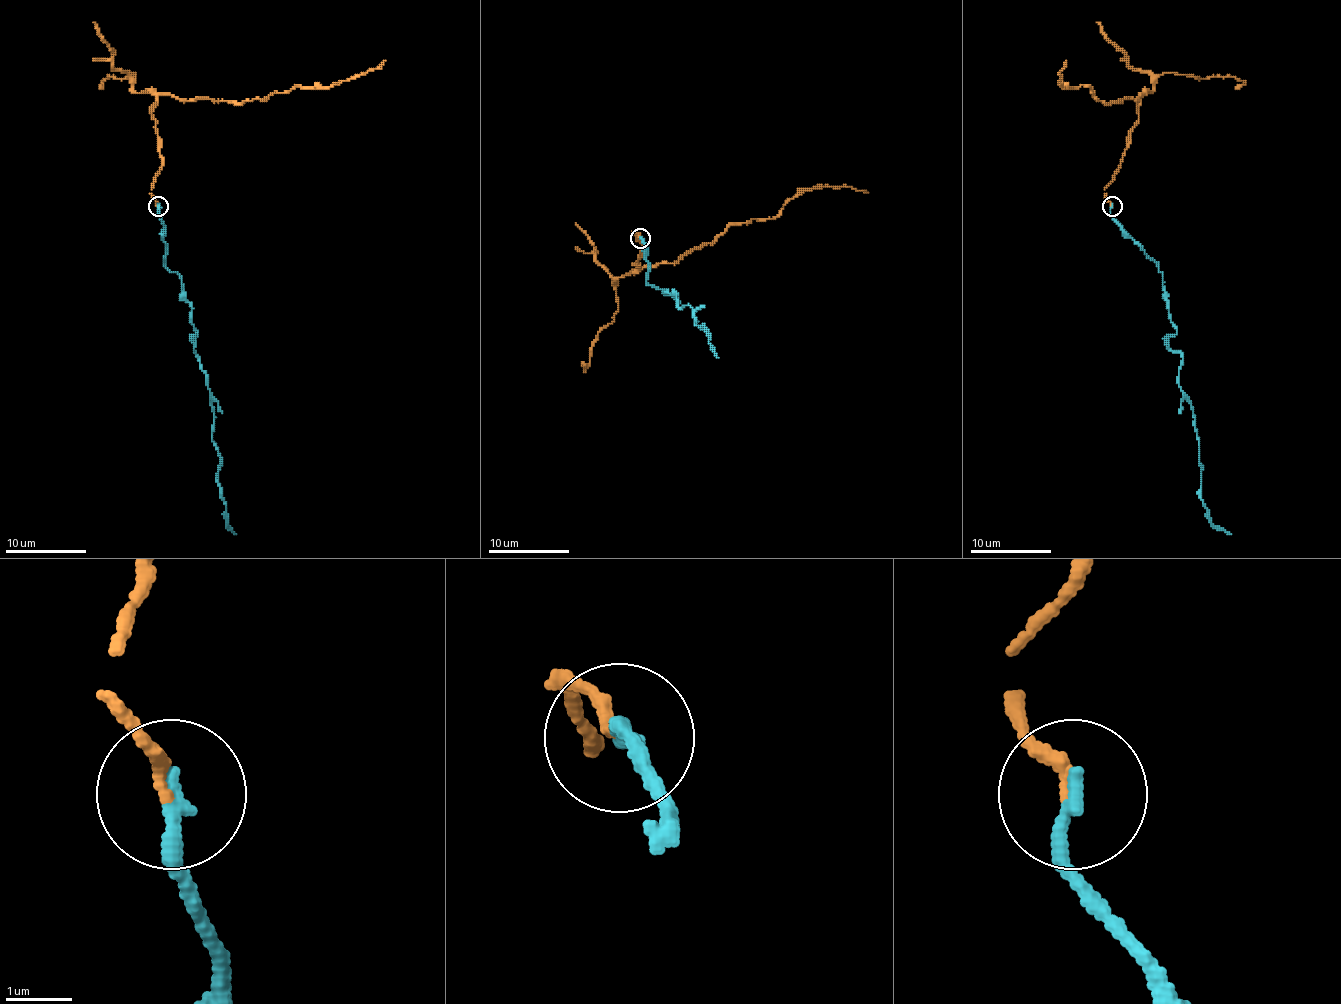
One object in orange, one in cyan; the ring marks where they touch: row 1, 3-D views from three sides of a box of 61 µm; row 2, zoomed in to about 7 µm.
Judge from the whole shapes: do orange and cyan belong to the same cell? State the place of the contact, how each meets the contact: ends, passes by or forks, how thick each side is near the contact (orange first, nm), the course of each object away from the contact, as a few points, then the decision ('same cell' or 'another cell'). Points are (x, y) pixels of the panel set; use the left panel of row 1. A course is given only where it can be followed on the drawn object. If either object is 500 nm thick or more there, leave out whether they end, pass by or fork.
place (158, 206); orange ends; cyan ends; calibres 190 and 260 nm; course orange (157, 205), (151, 105), (159, 95), (244, 103), (365, 74), (385, 60); course cyan (157, 205), (165, 266), (180, 276), (192, 308), (194, 353), (214, 411), (218, 486), (226, 526), (236, 534); same cell

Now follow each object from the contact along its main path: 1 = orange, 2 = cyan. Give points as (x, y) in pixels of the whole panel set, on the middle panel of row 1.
1: (640, 239), (634, 231), (644, 245), (634, 265), (676, 263), (737, 223), (777, 215), (805, 190), (868, 192)
2: (640, 239), (648, 285), (678, 303), (676, 295), (680, 309), (688, 305), (718, 358)

